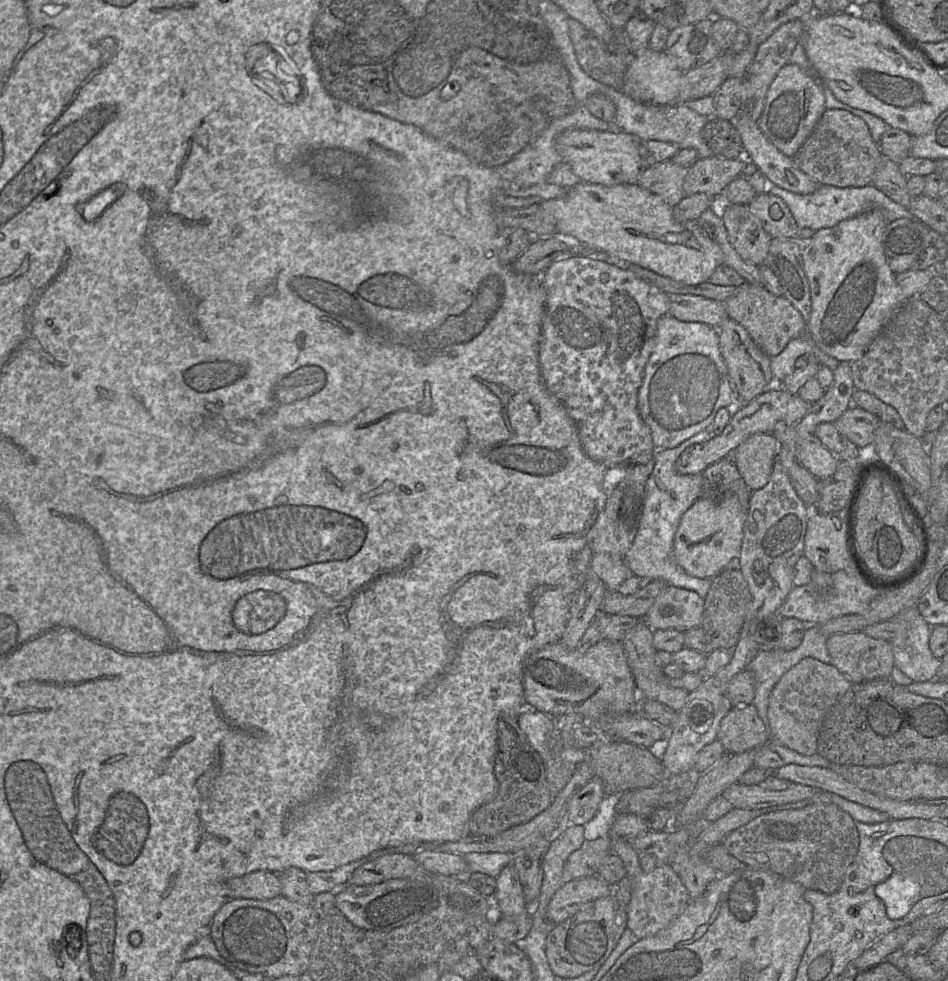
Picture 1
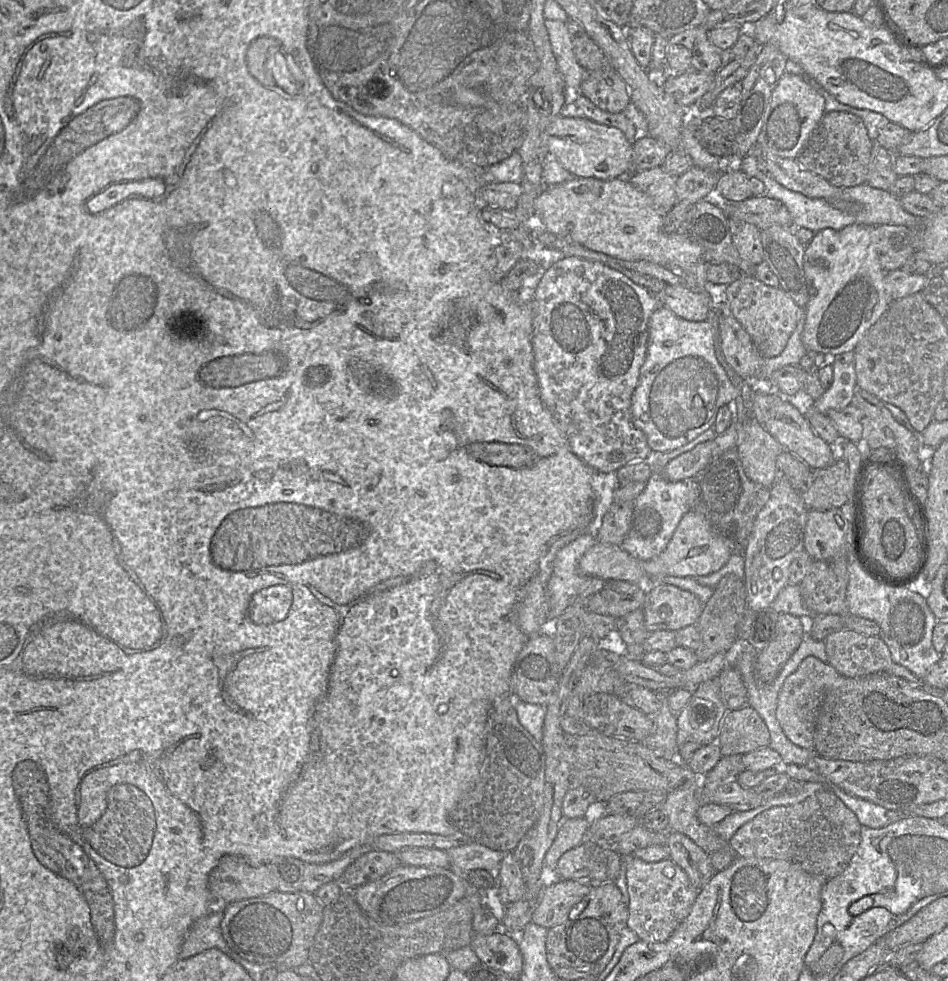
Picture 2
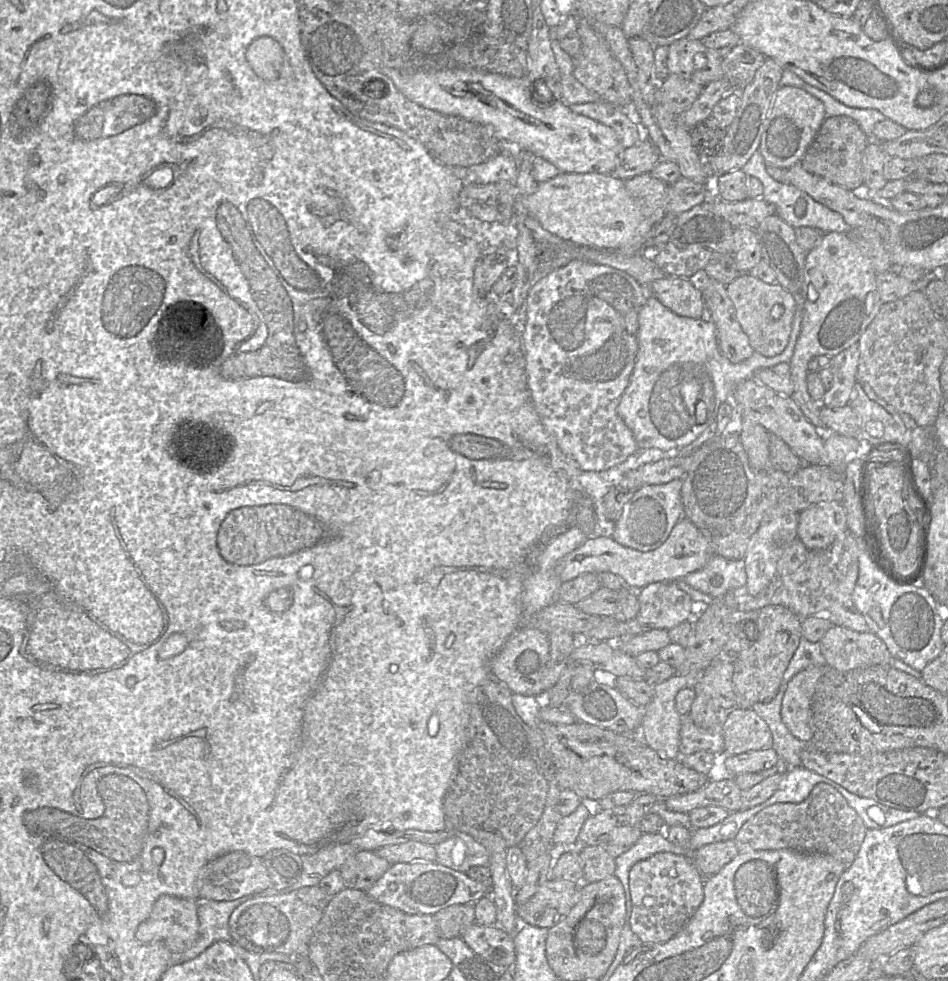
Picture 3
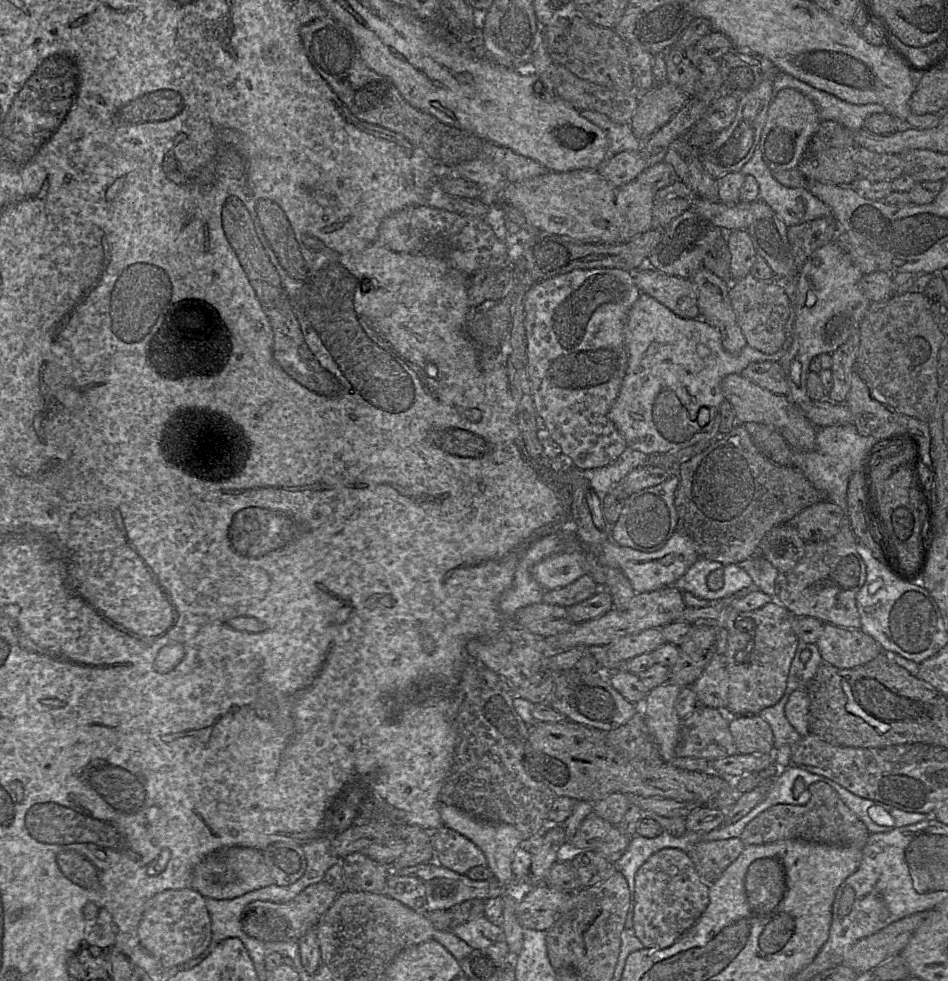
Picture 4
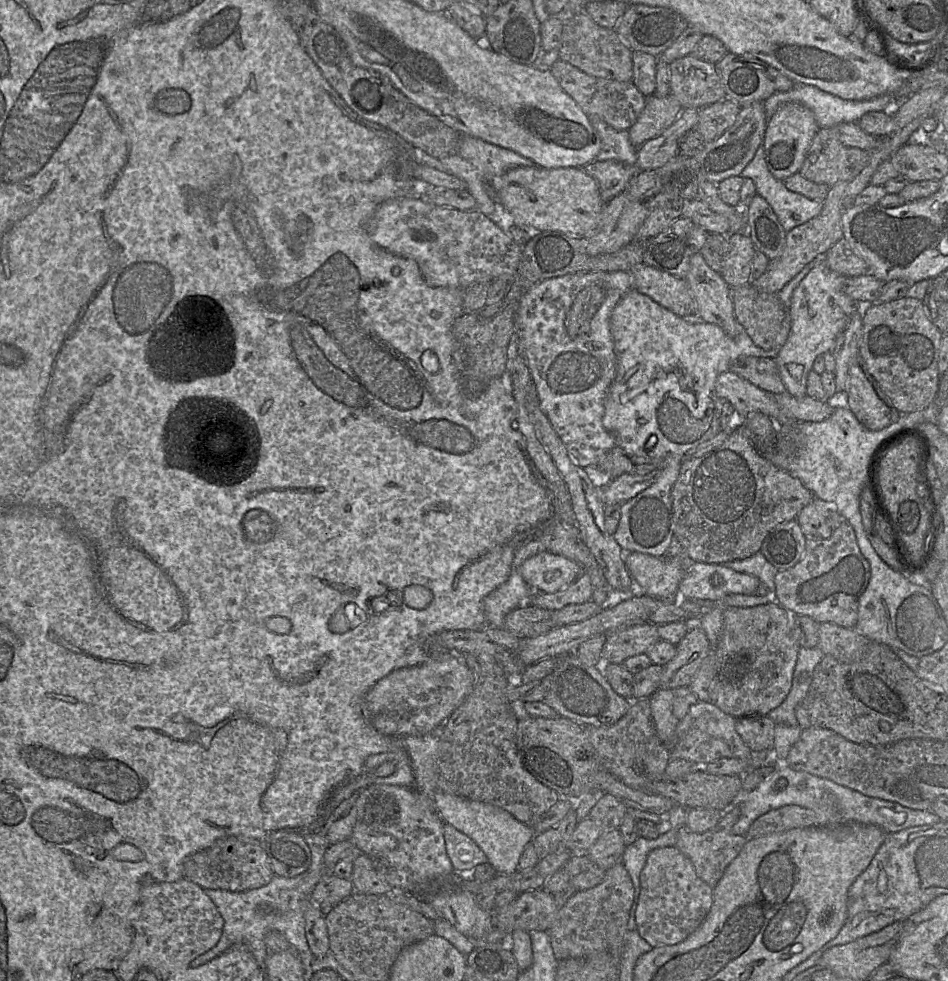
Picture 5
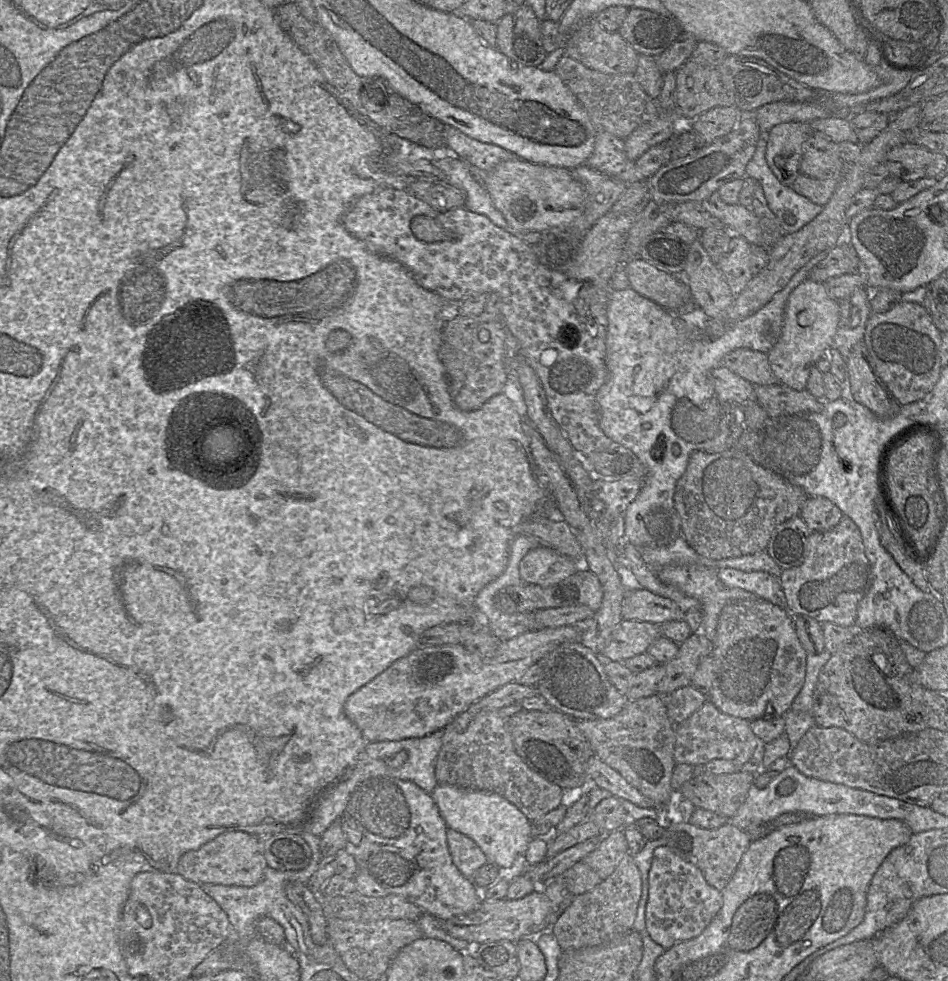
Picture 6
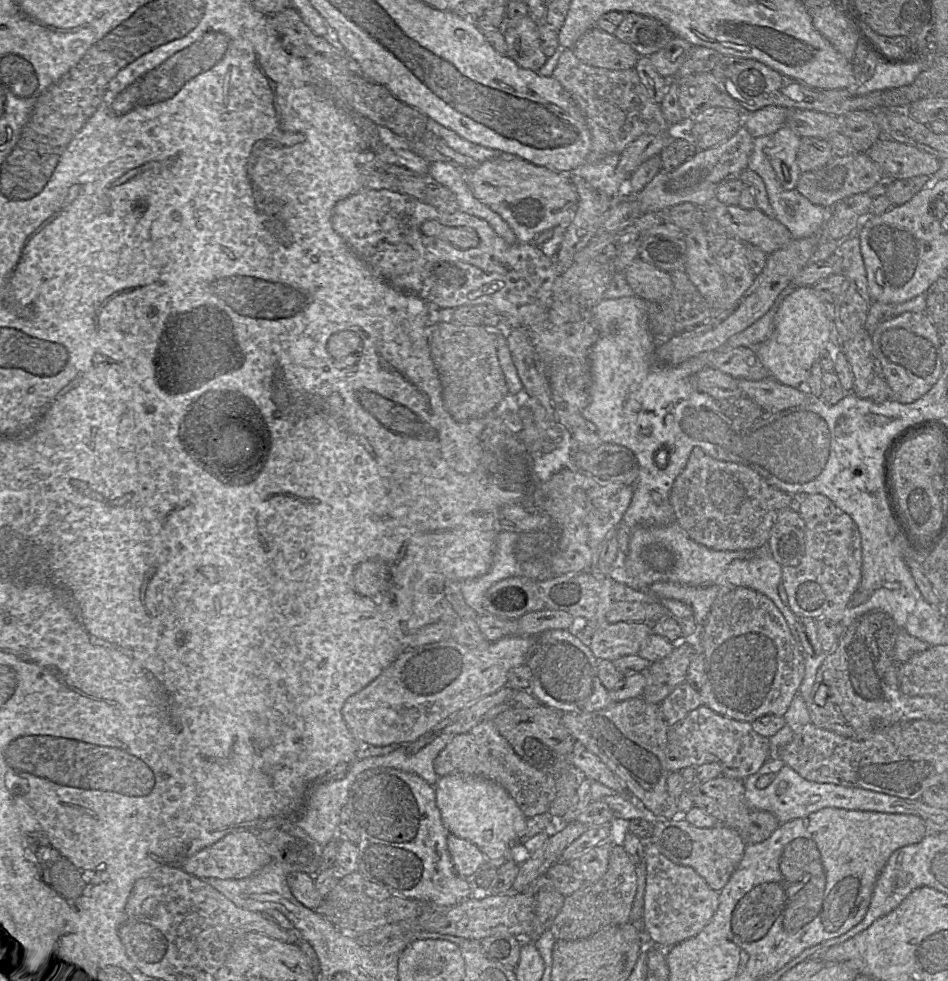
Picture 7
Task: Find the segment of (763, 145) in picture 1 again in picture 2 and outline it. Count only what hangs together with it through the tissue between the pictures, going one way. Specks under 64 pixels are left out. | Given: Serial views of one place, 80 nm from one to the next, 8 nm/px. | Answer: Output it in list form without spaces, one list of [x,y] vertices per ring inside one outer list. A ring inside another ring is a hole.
[[[758,146],[751,153],[756,155],[757,152],[761,153],[768,174],[785,188],[809,198],[825,199],[833,207],[848,214],[856,214],[861,209],[859,204],[843,193],[842,188],[802,168],[796,159],[782,158],[771,152],[761,151]]]

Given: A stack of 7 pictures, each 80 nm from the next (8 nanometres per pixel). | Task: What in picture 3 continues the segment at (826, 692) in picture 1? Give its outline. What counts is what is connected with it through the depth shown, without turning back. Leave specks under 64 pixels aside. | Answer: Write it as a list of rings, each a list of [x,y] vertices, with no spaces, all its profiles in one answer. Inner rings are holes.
[[[810,665],[795,674],[788,682],[781,701],[781,719],[789,731],[799,740],[810,742],[812,731],[810,716],[812,697],[824,666]]]

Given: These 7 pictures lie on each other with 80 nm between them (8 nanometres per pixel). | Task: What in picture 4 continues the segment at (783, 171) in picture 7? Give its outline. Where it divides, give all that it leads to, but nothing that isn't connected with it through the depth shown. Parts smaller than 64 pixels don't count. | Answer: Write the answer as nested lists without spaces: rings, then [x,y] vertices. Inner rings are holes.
[[[784,88],[777,92],[768,108],[759,143],[762,158],[771,172],[797,168],[820,123],[818,109],[807,96],[793,88]]]

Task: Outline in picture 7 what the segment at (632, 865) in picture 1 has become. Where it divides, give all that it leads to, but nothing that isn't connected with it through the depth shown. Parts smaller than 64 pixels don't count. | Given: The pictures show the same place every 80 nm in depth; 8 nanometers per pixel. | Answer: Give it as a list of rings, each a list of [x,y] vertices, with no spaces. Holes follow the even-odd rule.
[[[646,842],[645,861],[644,926],[655,944],[670,948],[703,930],[718,909],[720,892],[710,888],[693,868],[673,863],[654,843]]]

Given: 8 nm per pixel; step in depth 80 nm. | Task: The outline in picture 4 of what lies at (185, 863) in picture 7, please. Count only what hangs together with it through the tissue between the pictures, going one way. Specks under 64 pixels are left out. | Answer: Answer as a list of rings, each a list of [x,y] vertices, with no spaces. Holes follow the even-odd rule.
[[[226,847],[205,856],[193,869],[192,888],[204,898],[233,899],[274,884],[262,851],[248,847]]]

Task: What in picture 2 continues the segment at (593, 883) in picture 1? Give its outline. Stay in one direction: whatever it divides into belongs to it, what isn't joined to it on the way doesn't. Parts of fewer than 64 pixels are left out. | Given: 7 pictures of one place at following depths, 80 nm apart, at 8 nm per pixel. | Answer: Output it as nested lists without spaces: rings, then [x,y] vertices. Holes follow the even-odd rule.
[[[554,880],[543,890],[532,922],[546,929],[563,923],[571,910],[589,894],[592,886],[588,881]]]

